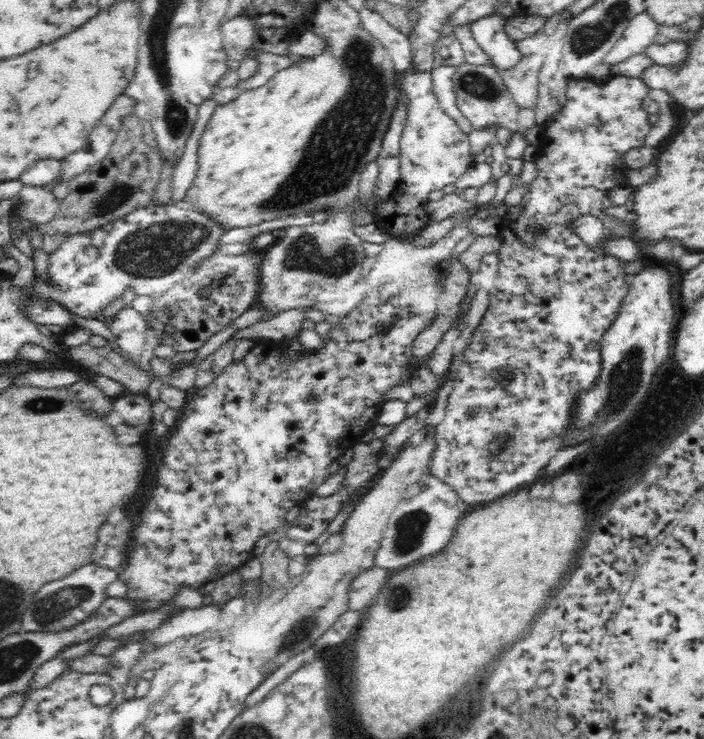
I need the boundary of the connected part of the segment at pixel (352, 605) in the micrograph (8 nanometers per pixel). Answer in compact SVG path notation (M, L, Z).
M373 565L360 572L348 590L348 610L364 611L377 598L377 595L384 587L391 573L383 568Z

